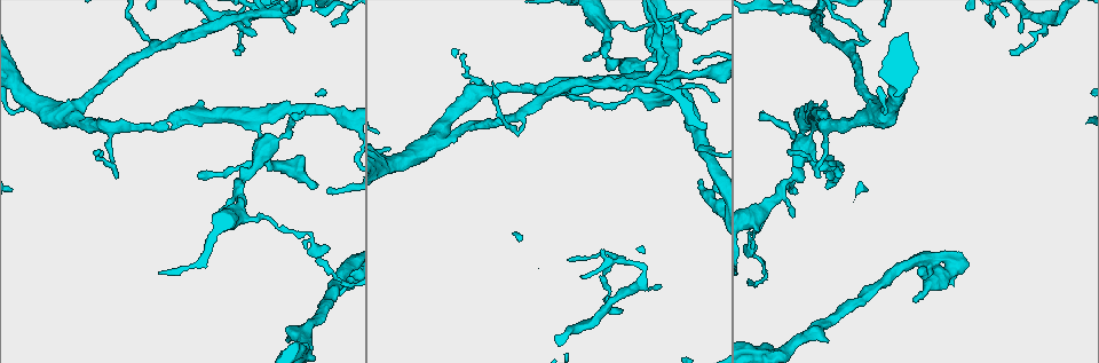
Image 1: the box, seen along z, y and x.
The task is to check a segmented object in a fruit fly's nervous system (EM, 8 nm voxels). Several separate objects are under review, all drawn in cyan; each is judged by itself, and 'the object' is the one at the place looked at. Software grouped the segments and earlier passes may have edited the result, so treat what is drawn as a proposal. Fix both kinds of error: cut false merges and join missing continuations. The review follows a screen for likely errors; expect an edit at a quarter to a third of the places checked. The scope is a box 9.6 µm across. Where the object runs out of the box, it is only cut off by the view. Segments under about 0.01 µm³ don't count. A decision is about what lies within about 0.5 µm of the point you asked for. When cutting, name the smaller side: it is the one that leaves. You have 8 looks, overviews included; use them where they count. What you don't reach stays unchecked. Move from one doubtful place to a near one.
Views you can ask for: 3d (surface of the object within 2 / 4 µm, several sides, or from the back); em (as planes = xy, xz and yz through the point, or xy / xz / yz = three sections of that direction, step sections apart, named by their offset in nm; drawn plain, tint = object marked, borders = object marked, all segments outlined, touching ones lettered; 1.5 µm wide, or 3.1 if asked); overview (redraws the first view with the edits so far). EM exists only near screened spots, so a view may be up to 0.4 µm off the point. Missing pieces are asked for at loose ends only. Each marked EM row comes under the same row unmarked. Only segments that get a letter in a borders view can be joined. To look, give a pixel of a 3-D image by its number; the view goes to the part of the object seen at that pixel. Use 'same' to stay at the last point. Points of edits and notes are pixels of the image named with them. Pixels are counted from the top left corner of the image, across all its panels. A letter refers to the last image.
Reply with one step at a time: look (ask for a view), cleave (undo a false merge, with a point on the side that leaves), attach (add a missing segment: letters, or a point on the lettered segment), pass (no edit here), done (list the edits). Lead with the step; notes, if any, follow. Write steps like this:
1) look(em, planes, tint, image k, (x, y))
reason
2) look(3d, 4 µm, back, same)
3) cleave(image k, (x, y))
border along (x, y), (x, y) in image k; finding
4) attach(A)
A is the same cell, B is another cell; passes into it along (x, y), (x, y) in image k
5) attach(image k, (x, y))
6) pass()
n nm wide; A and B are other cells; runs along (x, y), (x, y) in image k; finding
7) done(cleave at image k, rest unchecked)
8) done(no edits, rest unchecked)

look(em, planes, borders, image 1, (828, 340))

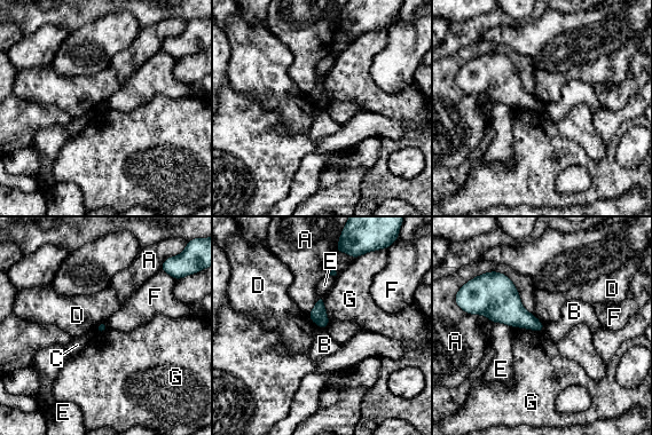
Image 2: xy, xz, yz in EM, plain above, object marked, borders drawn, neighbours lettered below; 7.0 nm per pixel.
pass()
A, B, C, D, E, F and G are other cells; border along (320, 327), (326, 329) in image 2; none of them fits

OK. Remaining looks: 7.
look(3d, 4 µm, image 1, (834, 185))
an open end

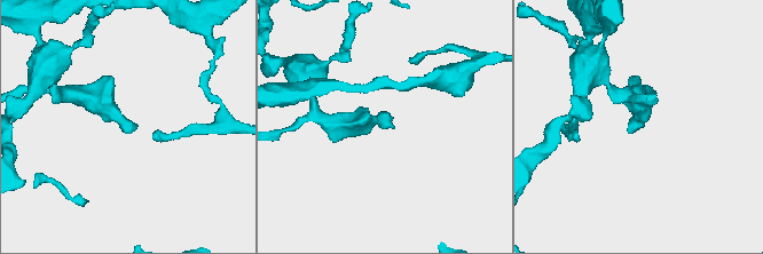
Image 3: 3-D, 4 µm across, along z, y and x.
look(em, 3.1 µm, planes, borders, image 3, (393, 126))

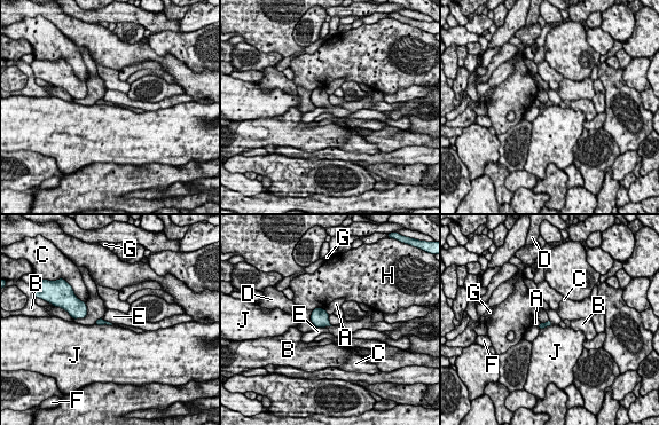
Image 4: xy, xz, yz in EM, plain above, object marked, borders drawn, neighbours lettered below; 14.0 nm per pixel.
pass()
A, B, C, D, E, F, G, H and J are other cells; none of them fits

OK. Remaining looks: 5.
look(em, planes, borders, image 1, (474, 93))
abrupt turn

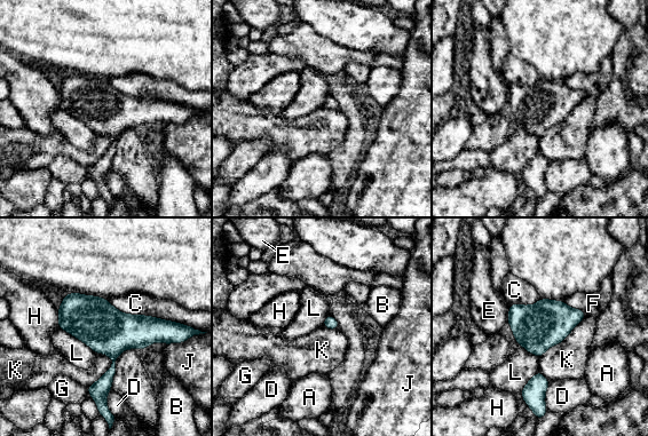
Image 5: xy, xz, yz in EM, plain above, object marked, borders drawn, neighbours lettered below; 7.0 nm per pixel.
pass()
C touches over 550 nm; A, B, C, D, E, F, G, H, J, K and L are other cells; border along (586, 315), (539, 358) in image 5; one cell here

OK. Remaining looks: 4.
done(no edits, rest unchecked)

